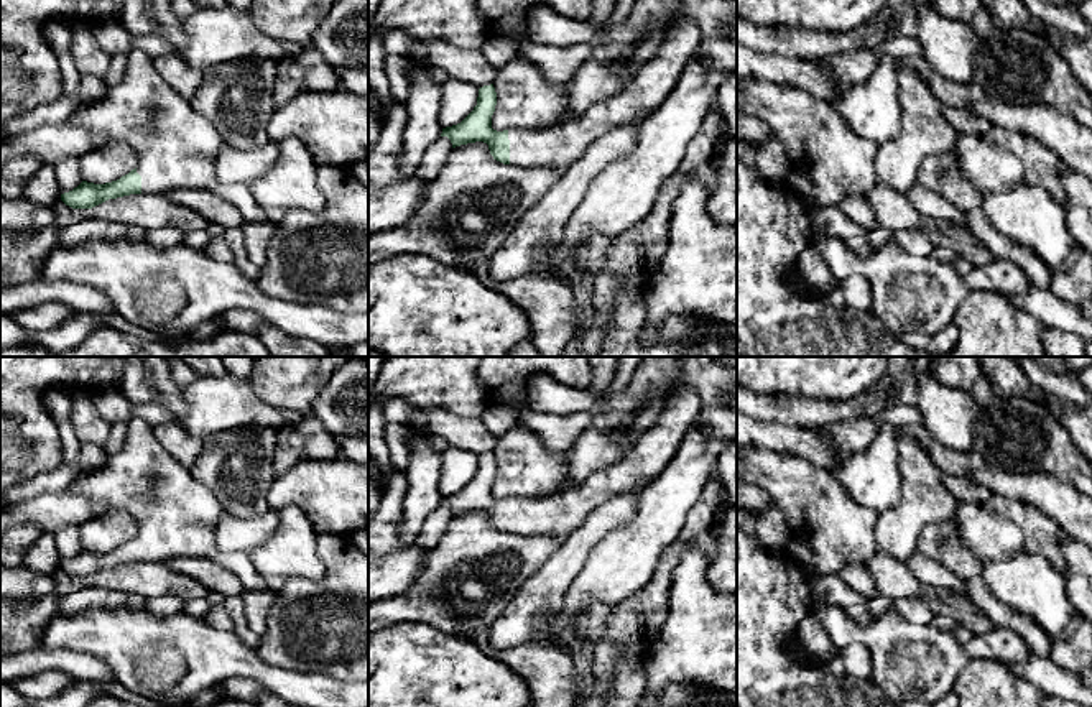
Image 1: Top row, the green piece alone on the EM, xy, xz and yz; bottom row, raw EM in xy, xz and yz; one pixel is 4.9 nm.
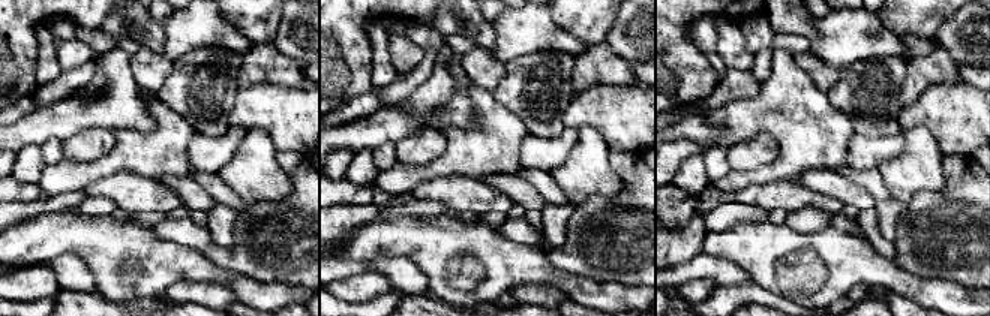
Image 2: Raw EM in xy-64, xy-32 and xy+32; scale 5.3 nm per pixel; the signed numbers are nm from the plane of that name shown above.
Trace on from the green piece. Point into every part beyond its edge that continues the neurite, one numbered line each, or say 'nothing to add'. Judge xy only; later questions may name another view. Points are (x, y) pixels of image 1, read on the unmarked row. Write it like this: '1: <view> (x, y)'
1: xy (176, 515)

